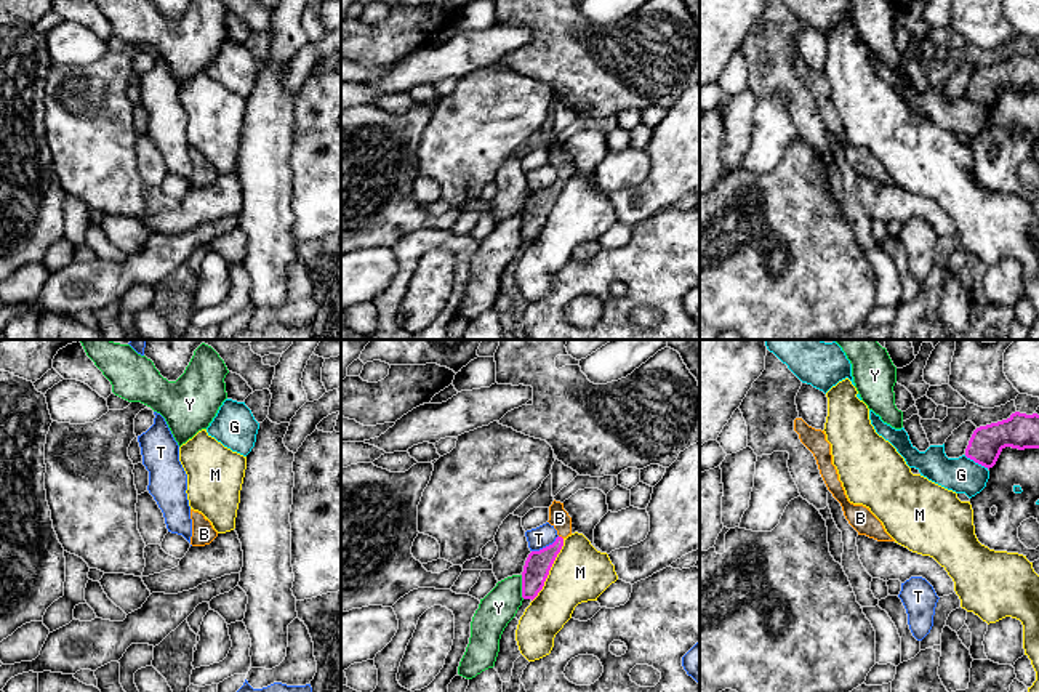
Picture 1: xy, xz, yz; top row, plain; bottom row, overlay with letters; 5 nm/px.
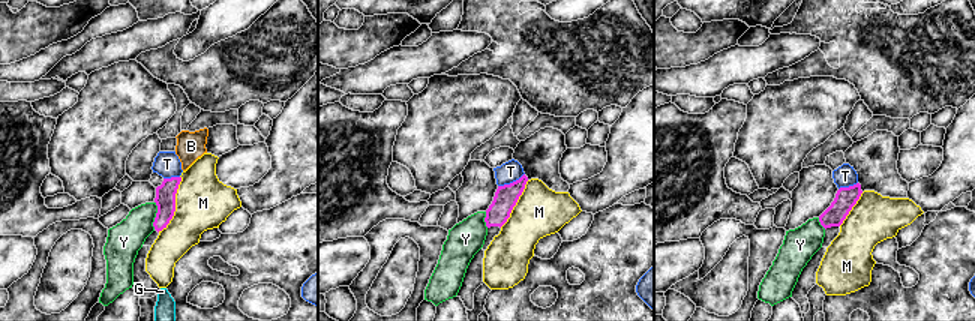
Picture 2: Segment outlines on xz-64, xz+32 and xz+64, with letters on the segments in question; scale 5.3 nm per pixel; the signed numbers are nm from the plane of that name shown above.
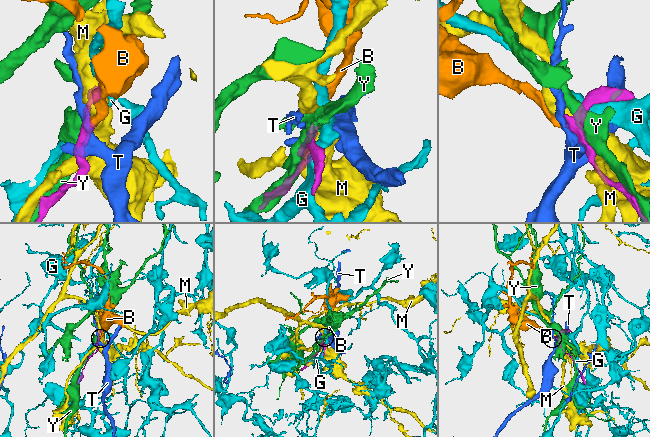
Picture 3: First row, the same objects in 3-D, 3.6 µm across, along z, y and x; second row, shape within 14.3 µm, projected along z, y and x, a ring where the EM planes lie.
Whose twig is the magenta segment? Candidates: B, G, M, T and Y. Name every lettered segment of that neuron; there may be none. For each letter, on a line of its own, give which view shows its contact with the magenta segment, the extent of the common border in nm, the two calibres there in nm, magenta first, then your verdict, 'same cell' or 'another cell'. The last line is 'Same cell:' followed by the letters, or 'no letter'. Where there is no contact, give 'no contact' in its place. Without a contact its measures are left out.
B: contact in xz; length 30 nm; calibres 130 and 100 nm; same cell
G: contact in yz; length 140 nm; calibres 170 and 180 nm; another cell
M: contact in xz; length 360 nm; calibres 130 and 280 nm; another cell
T: contact in xz; length 160 nm; calibres 130 and 110 nm; another cell
Y: contact in xz; length 120 nm; calibres 130 and 180 nm; another cell
Same cell: B

